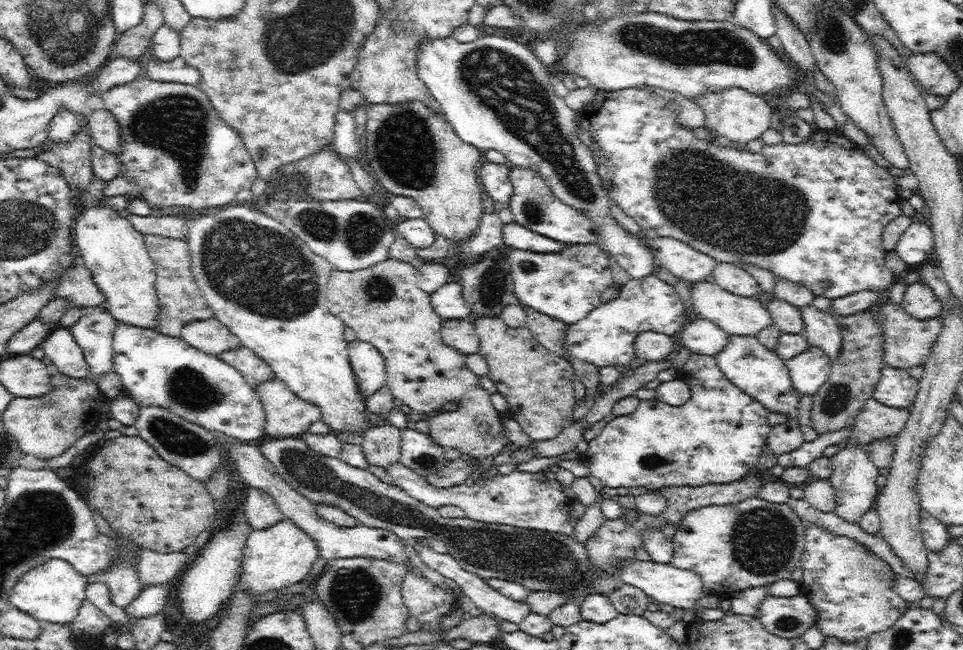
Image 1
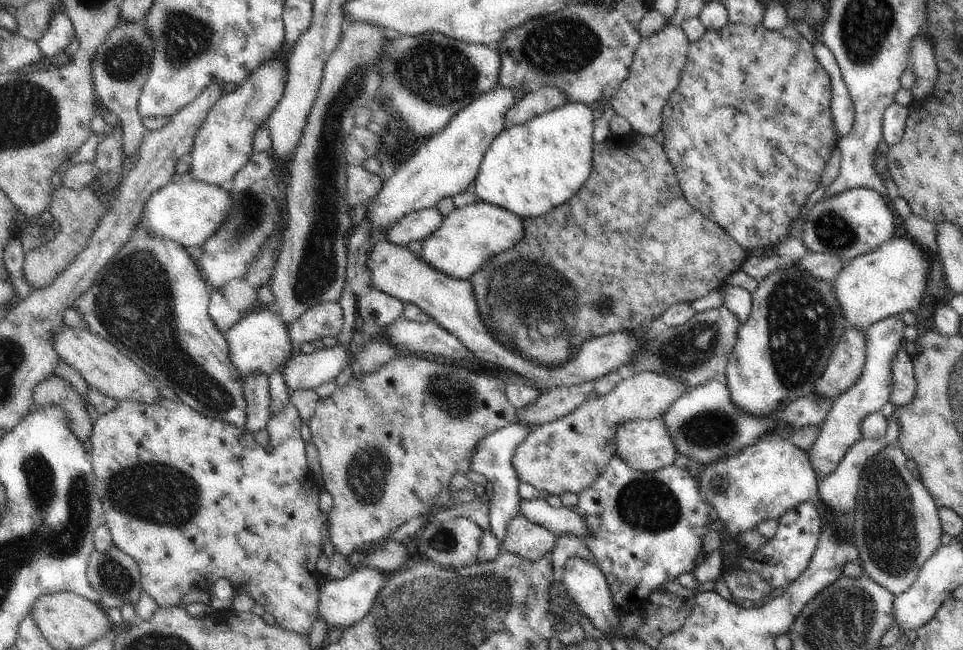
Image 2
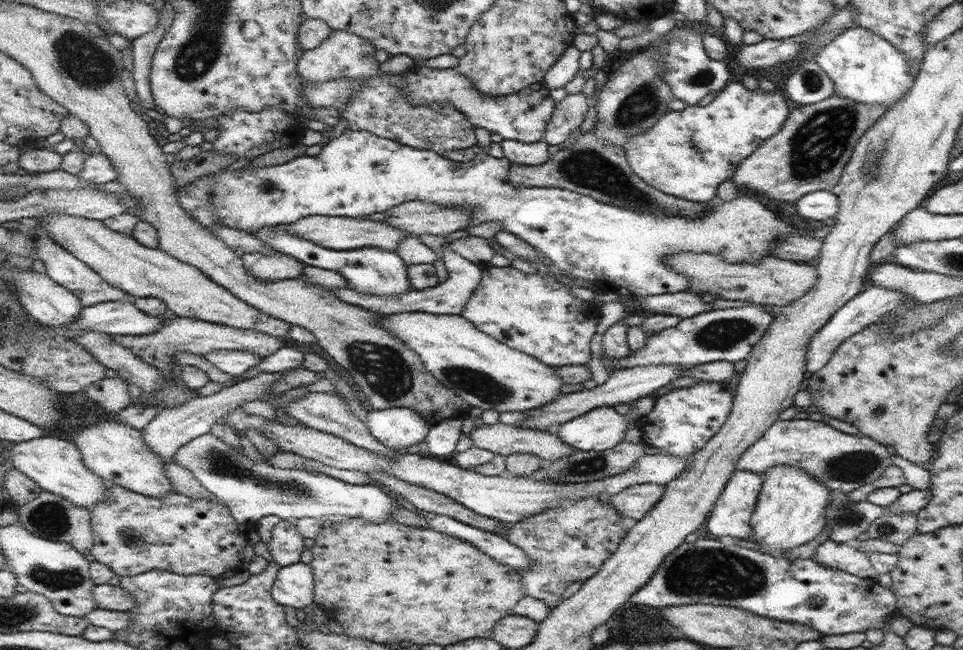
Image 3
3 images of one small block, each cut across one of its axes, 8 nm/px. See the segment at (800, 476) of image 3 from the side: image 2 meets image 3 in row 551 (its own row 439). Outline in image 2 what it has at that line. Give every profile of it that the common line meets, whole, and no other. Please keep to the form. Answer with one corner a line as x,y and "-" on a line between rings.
767,436
753,446
715,460
705,466
699,478
699,496
705,500
717,518
725,524
725,532
735,534
755,530
761,520
779,520
785,512
803,502
815,500
819,490
817,474
811,466
809,452
797,448
791,440

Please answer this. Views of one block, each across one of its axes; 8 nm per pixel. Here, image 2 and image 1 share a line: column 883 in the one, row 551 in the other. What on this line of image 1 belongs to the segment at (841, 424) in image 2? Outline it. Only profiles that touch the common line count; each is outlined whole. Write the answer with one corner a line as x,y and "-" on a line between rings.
220,436
220,444
226,446
228,450
228,458
232,458
236,462
236,468
242,476
242,480
250,486
250,488
258,488
258,490
264,490
266,494
270,494
274,498
274,502
278,504
280,512
284,514
284,520
292,520
300,530
304,530
312,540
314,544
318,546
320,550
320,558
326,558
326,560
340,560
340,558
380,558
380,560
392,560
392,562
398,562
398,564
406,564
406,554
404,554
404,546
402,546
402,538
396,536
394,532
390,530
380,530
380,528
370,528
370,526
352,526
352,528
346,528
346,526
336,526
334,522
330,520
324,520
316,508
312,508
314,502
310,502
306,496
298,494
294,488
288,486
288,482
282,480
280,474
276,474
276,468
272,466
272,462
262,454
262,448
260,446
248,446
240,440
234,440
234,438
228,438
228,436

